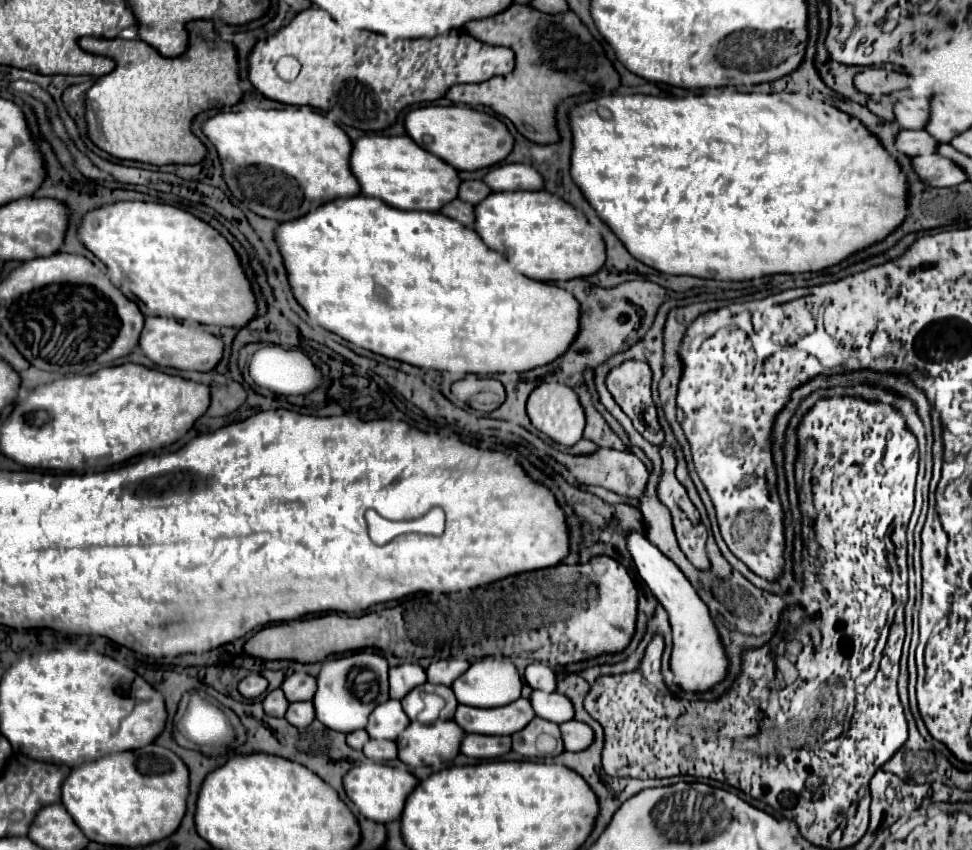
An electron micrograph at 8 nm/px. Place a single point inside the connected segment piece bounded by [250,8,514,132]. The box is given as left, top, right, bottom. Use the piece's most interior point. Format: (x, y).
(356, 80)

